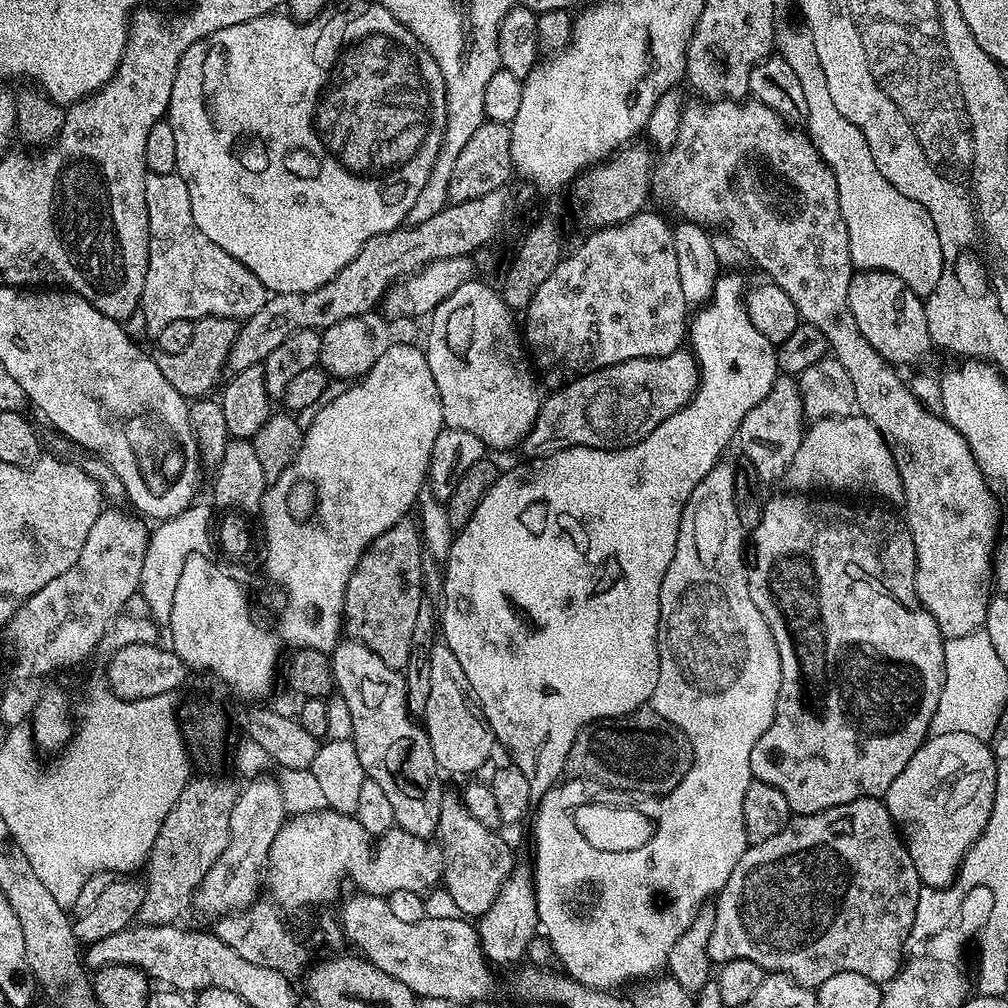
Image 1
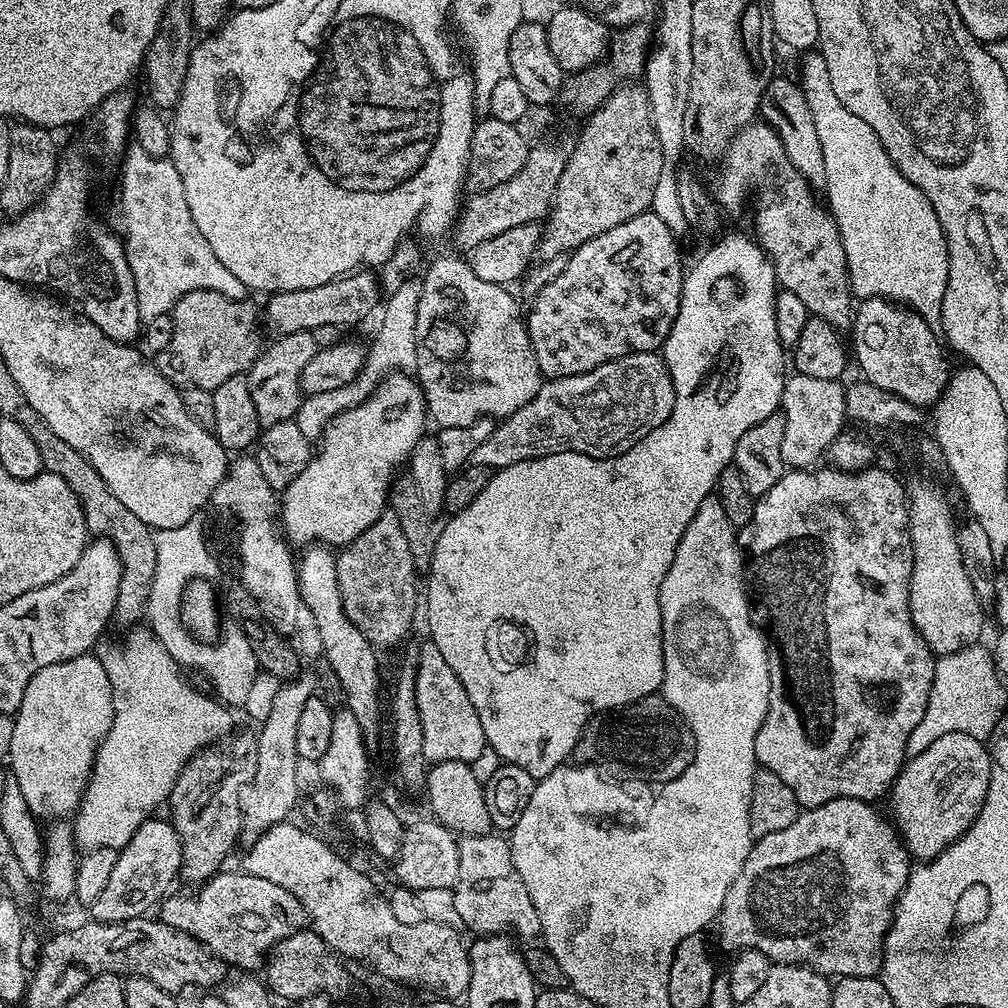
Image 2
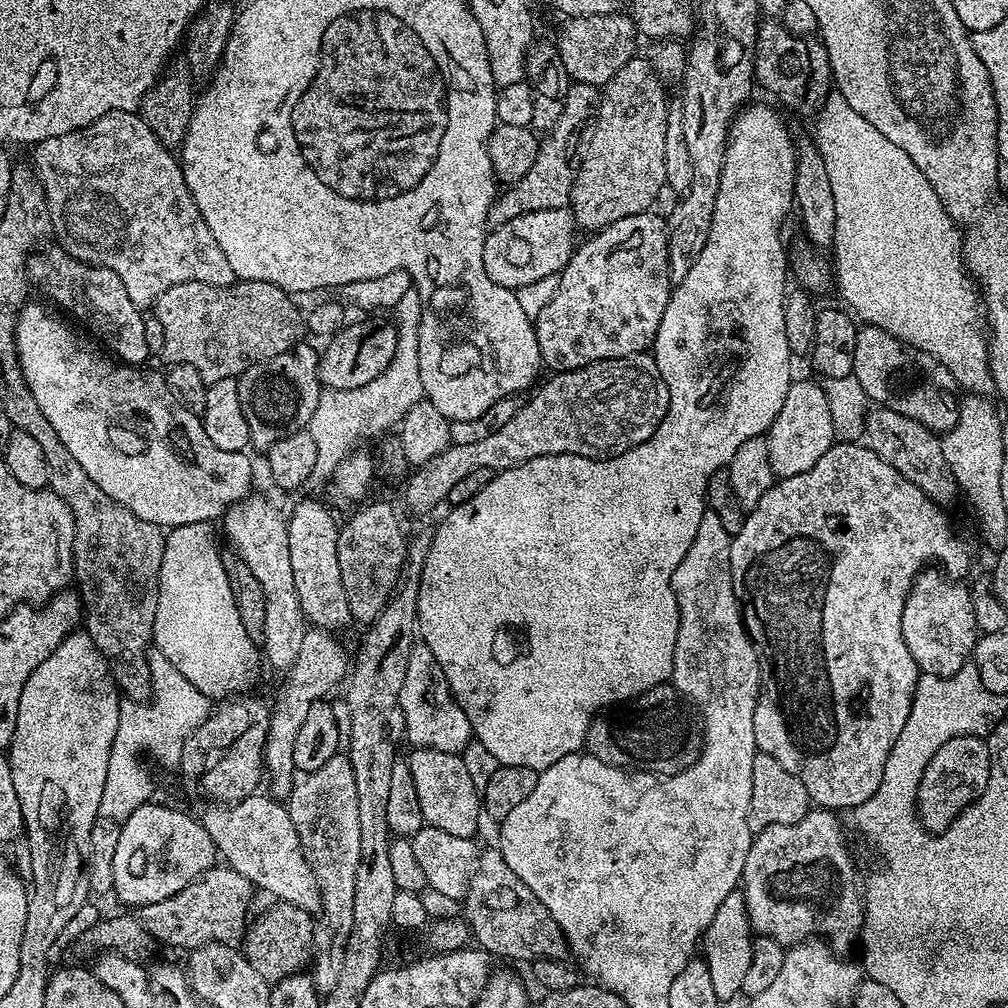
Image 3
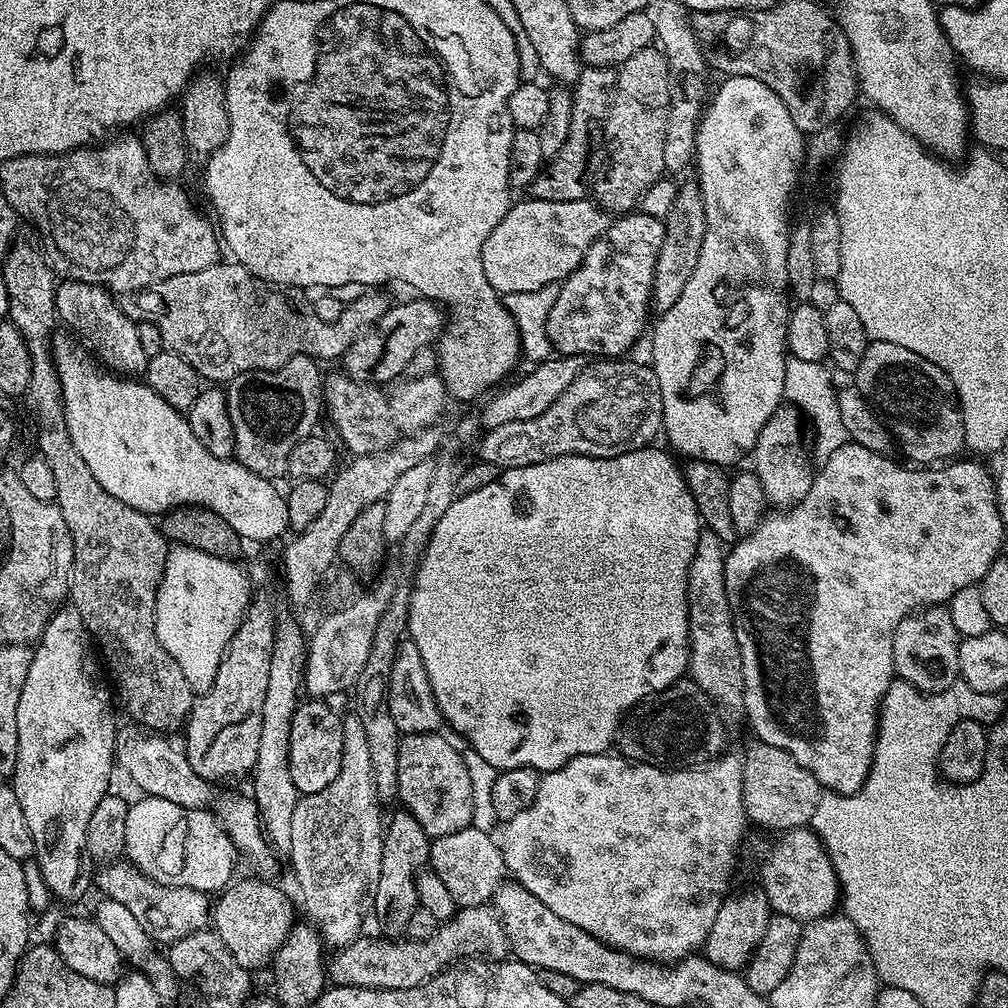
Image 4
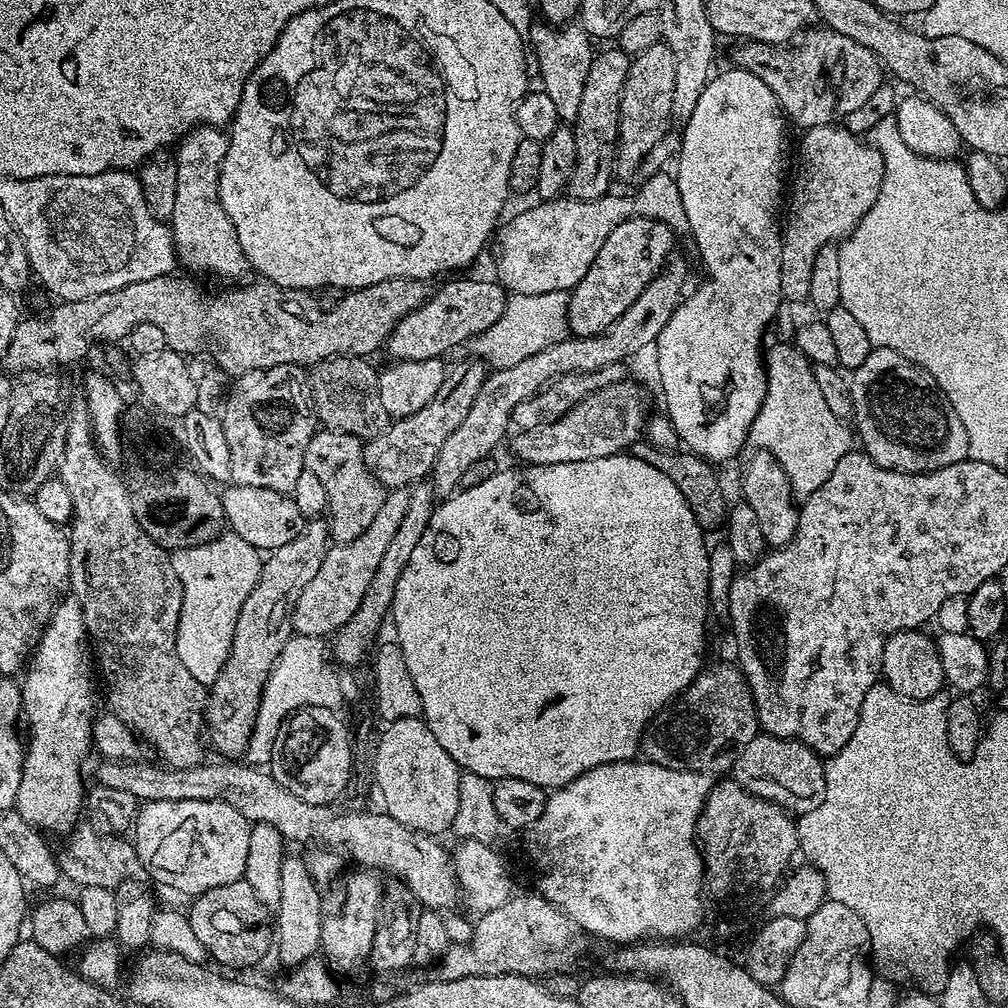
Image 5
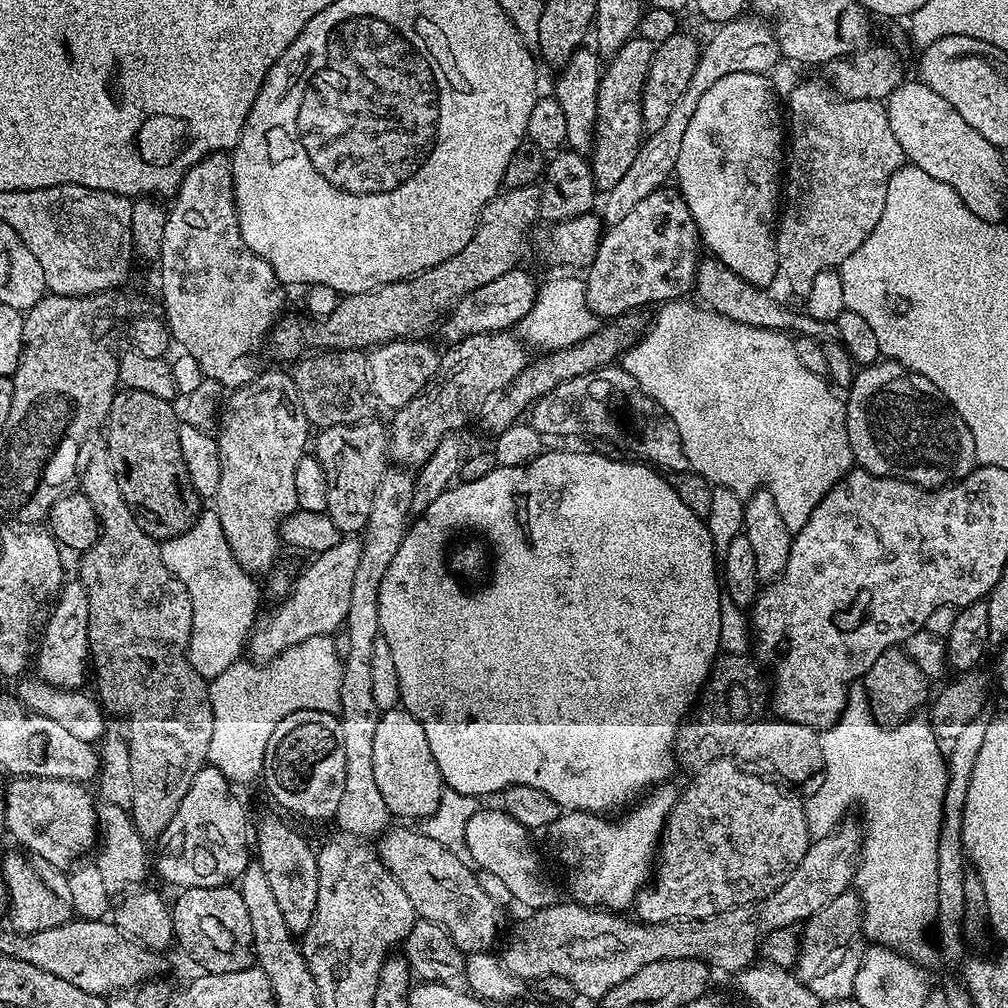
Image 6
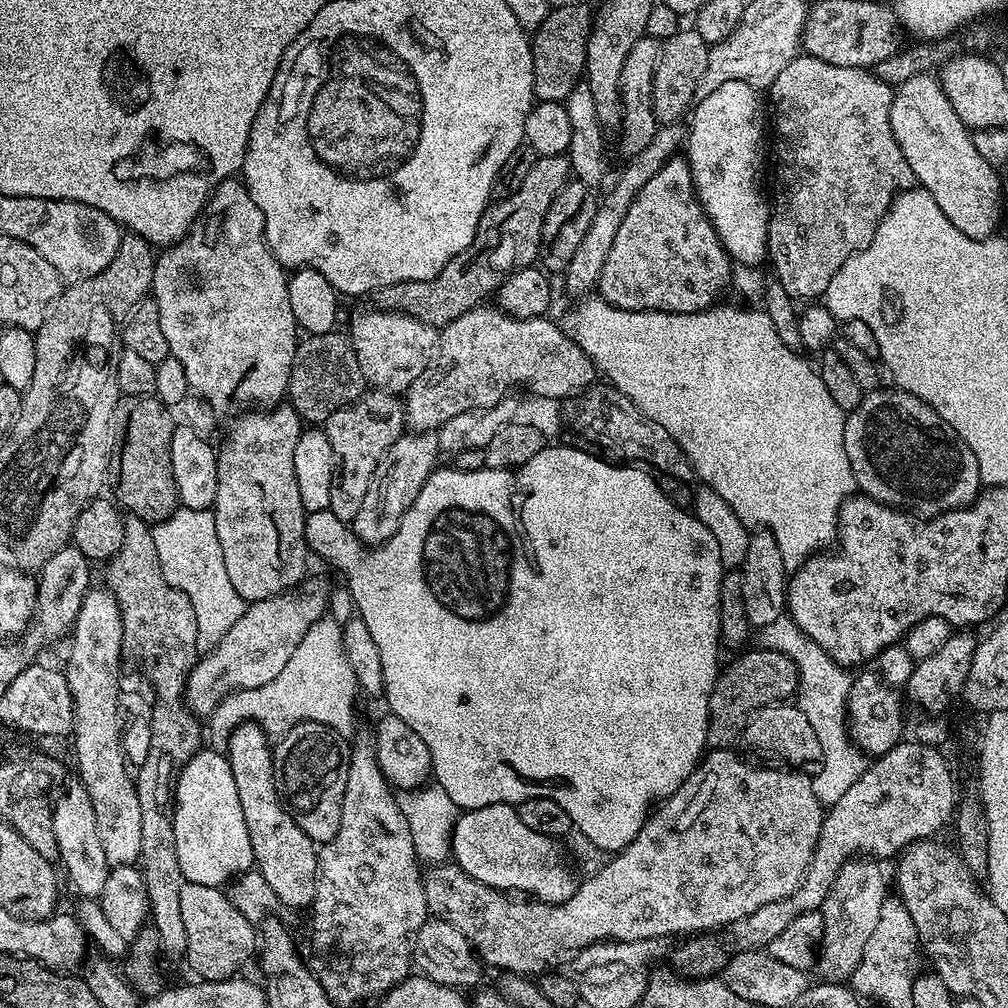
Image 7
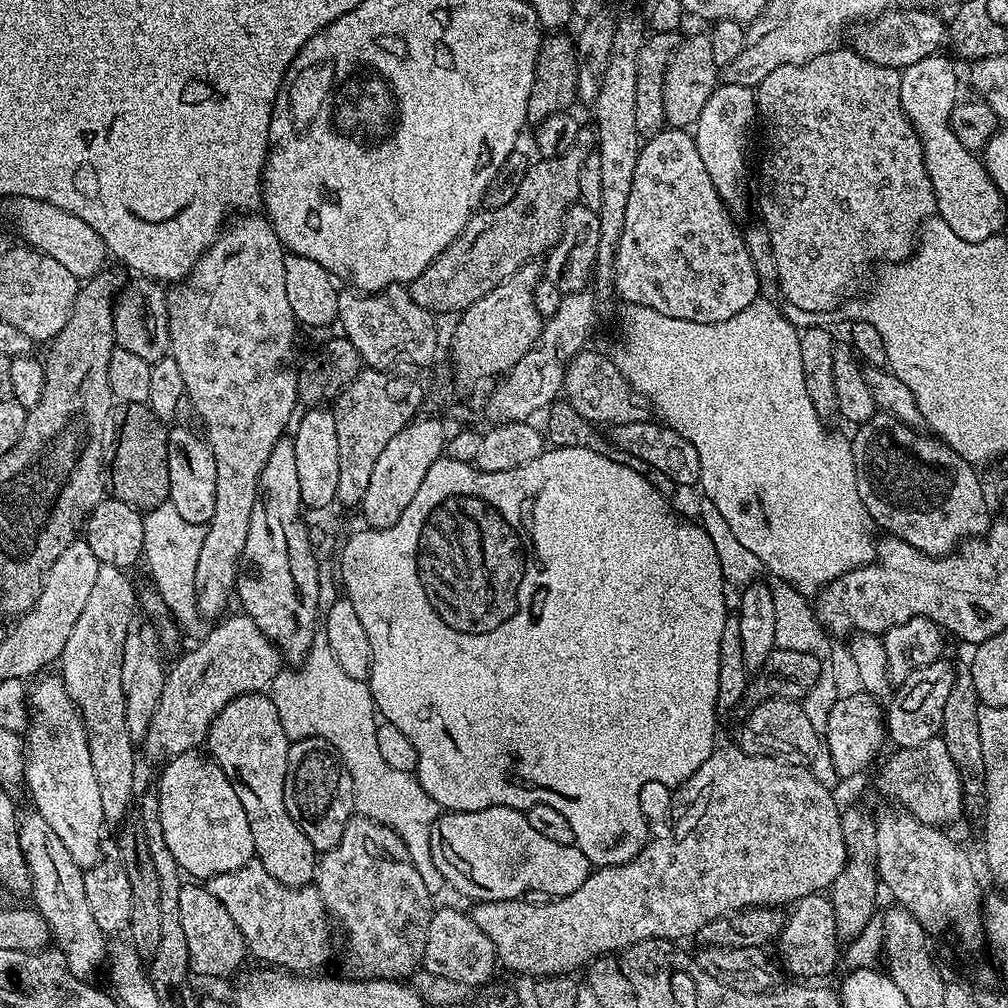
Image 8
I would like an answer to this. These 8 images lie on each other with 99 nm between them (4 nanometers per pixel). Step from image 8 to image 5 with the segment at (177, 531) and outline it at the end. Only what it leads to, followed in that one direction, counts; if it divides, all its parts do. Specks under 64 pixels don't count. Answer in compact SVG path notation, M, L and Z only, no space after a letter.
M228 530L202 546L175 551L171 557L183 588L176 653L191 676L208 686L216 680L229 656L238 610L242 610L242 602L246 602L254 582L258 582L262 552Z

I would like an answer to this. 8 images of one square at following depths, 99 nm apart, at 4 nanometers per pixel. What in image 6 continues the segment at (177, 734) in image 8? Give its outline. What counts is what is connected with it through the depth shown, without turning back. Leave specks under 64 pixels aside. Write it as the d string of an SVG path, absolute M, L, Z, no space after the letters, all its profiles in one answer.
M341 538L334 546L317 551L316 561L291 581L288 595L279 601L276 613L251 633L246 645L256 662L275 660L280 653L306 642L306 638L332 636L344 628L344 619L350 610L350 590L354 590L354 574L362 558L361 541L356 538Z

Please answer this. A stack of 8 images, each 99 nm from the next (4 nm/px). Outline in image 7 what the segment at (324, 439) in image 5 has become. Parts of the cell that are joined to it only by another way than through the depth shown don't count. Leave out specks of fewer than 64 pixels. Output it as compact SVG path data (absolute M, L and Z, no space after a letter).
M368 390L359 400L334 410L322 427L330 438L330 446L334 446L338 469L338 479L330 498L330 511L339 520L351 522L366 499L370 478L374 478L374 470L384 457L384 452L394 446L398 437L405 435L404 402L399 395L391 392Z

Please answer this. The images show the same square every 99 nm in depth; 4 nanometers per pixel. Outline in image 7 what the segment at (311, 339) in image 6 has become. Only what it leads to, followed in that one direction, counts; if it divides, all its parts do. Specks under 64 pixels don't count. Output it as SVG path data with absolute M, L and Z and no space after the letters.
M567 155L537 158L530 174L526 174L522 186L518 186L514 194L504 200L496 200L484 209L484 216L471 246L446 262L444 269L428 280L398 282L394 286L381 288L378 293L379 307L404 312L407 316L418 318L418 322L426 322L433 328L442 330L450 322L454 322L454 318L483 305L487 301L484 299L487 296L489 299L507 276L514 274L519 268L537 263L546 212L569 179Z

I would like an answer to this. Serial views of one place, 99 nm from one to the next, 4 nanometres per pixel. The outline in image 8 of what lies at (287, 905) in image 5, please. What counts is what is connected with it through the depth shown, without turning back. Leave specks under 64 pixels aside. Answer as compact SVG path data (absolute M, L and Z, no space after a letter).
M250 692L234 698L212 719L206 741L207 755L230 778L242 810L250 822L250 834L254 838L255 859L278 882L291 888L303 888L316 879L318 853L308 835L290 818L286 810L284 783L288 765L288 735L282 730L278 710L271 695Z

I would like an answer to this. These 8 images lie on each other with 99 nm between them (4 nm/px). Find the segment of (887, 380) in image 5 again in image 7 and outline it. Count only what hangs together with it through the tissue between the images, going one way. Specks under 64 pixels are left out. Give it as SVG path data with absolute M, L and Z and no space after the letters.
M895 386L884 387L861 395L860 405L844 417L846 458L850 458L856 488L880 504L888 504L921 518L940 516L943 512L953 512L955 508L966 508L976 503L982 491L982 481L970 446L956 437L956 433L929 404Z

